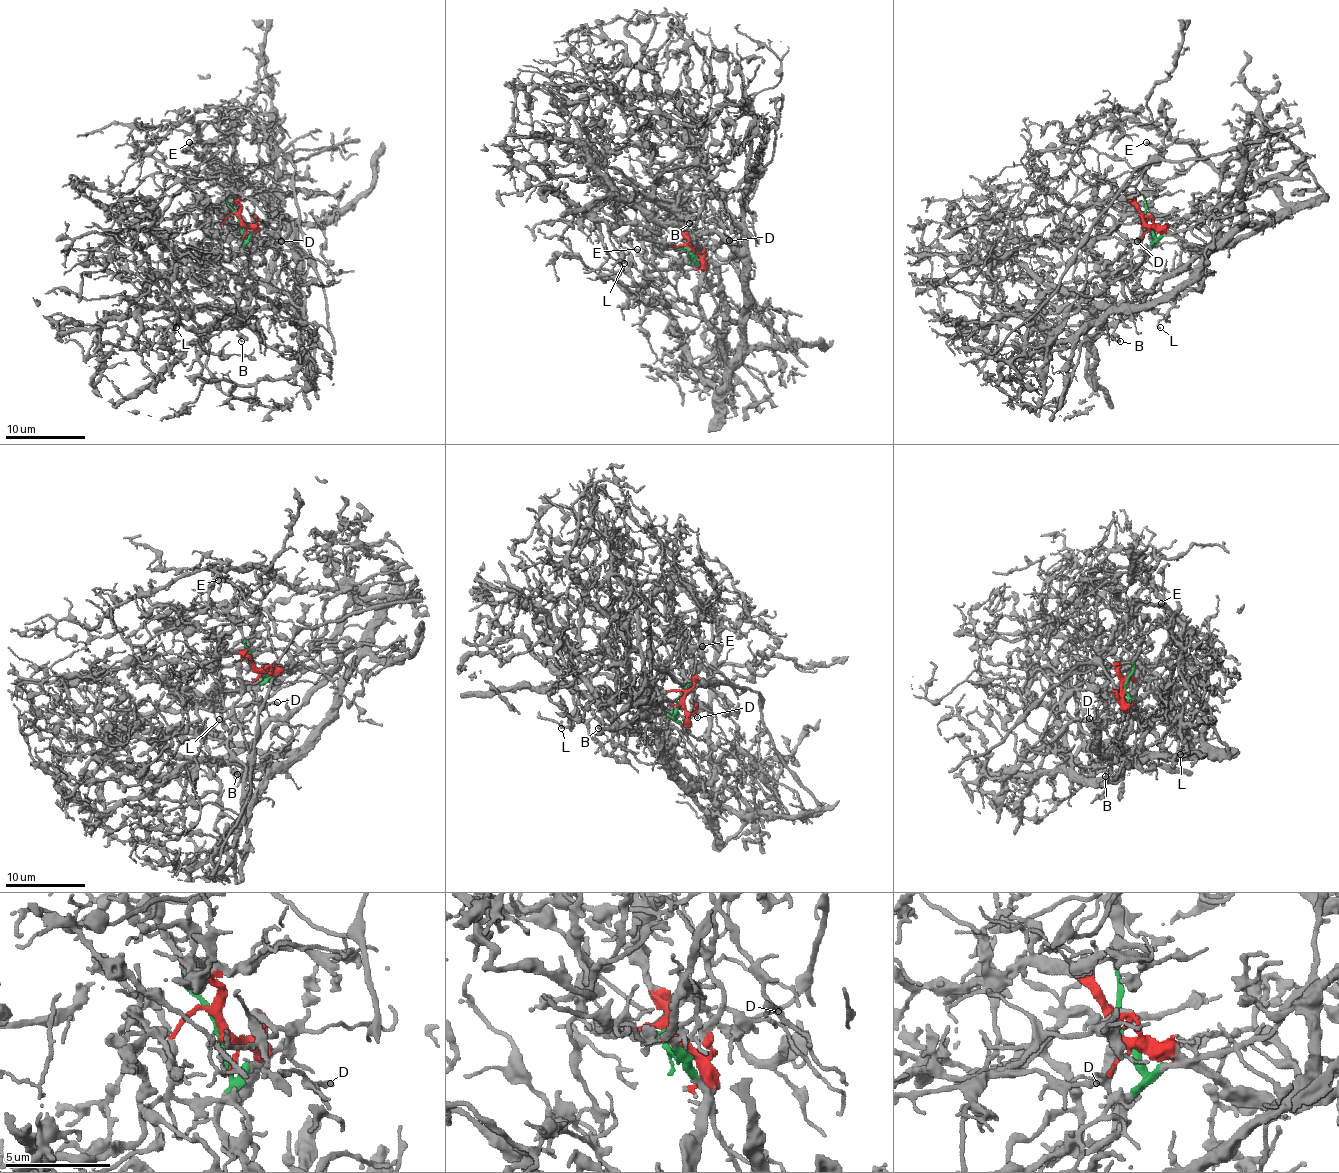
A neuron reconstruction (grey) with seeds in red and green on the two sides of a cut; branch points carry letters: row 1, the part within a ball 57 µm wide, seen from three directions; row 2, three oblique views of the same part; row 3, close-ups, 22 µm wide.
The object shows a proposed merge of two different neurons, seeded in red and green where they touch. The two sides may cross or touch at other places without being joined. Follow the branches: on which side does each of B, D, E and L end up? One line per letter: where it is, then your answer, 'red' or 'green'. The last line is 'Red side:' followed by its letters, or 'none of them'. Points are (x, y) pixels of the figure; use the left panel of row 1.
B: (241, 341) | red
D: (281, 241) | red
E: (189, 142) | green
L: (176, 327) | red
Red side: B, D, L

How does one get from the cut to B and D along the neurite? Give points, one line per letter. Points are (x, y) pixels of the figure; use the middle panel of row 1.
B: (688, 248), (662, 246), (634, 230), (616, 248), (610, 232), (624, 204), (642, 212), (674, 208), (690, 222)
D: (688, 248), (698, 256), (704, 254), (704, 242), (708, 236), (704, 222), (708, 204), (730, 240)

